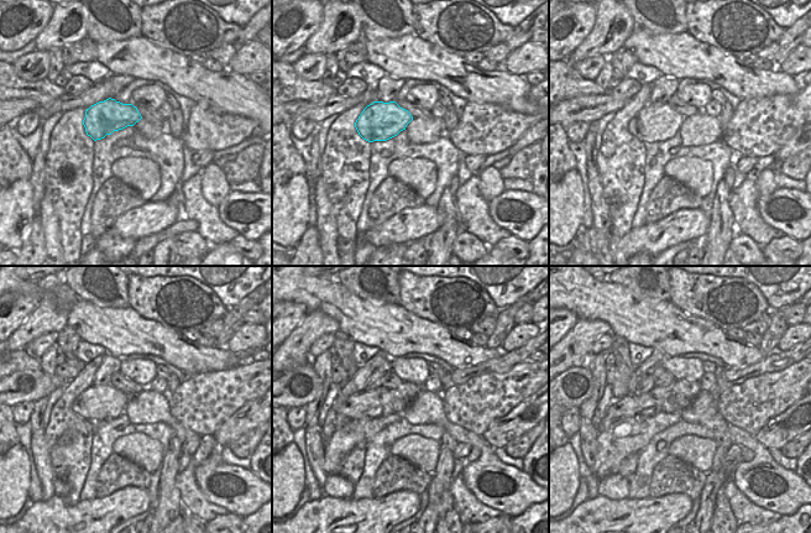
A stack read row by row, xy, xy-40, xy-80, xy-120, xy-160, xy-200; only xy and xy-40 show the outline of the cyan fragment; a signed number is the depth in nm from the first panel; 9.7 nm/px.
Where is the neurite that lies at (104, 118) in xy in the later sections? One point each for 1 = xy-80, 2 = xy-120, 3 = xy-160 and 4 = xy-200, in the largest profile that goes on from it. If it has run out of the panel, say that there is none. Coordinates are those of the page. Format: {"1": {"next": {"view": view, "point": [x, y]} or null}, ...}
{"1": {"next": {"view": "xy-80", "point": [652, 124]}}, "2": {"next": {"view": "xy-120", "point": [95, 403]}}, "3": {"next": {"view": "xy-160", "point": [375, 403]}}, "4": {"next": {"view": "xy-200", "point": [631, 406]}}}

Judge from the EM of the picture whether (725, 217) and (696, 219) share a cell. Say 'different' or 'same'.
different

